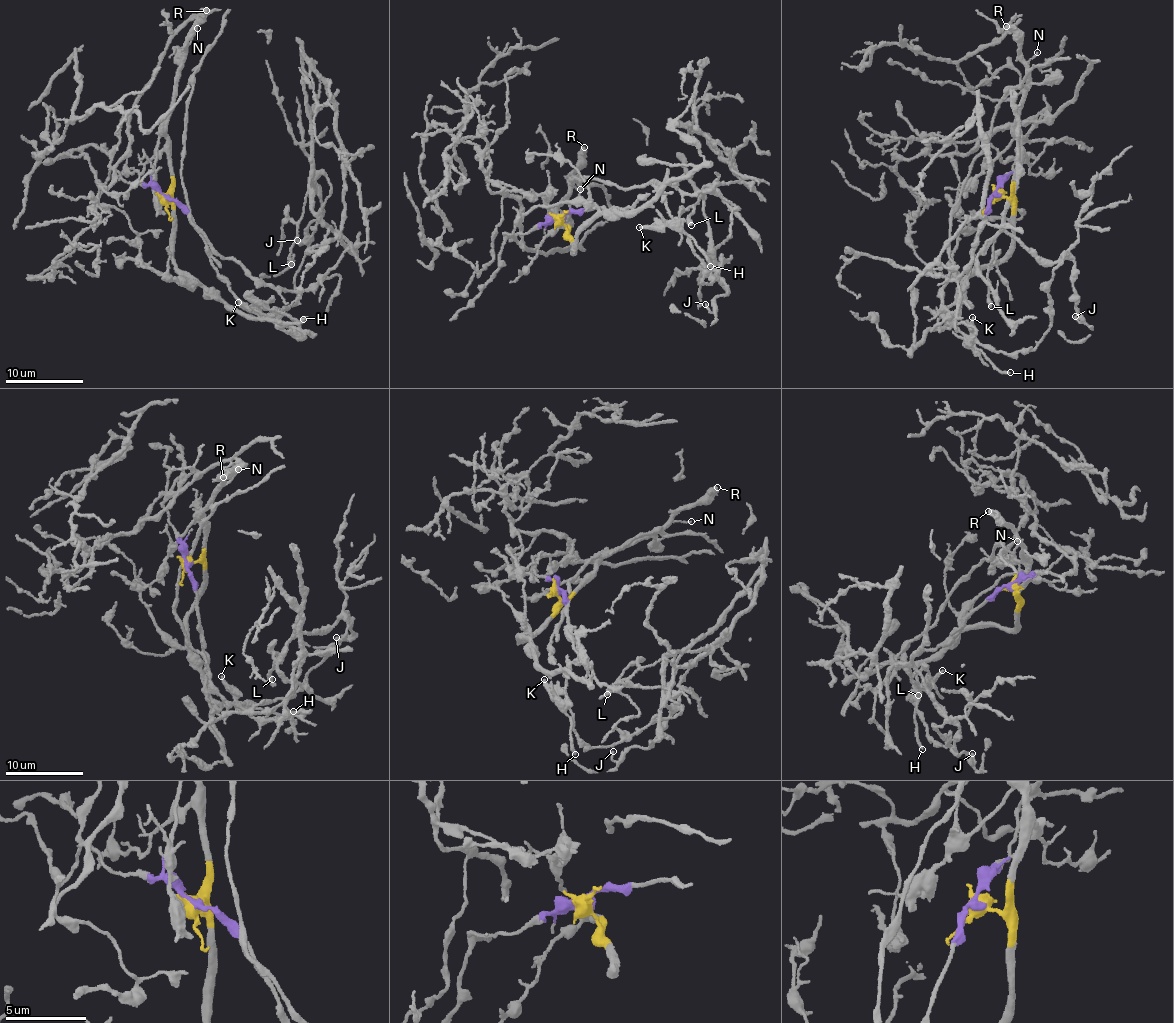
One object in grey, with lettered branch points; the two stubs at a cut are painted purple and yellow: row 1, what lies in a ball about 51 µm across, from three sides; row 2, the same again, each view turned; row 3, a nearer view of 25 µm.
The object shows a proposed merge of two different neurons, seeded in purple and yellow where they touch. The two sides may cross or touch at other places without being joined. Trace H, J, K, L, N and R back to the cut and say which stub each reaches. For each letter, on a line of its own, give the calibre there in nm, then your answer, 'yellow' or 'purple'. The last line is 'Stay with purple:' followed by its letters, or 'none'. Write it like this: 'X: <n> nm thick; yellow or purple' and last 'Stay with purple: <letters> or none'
H: 220 nm thick; yellow
J: 160 nm thick; purple
K: 220 nm thick; yellow
L: 400 nm thick; purple
N: 100 nm thick; yellow
R: 480 nm thick; yellow
Stay with purple: J, L

